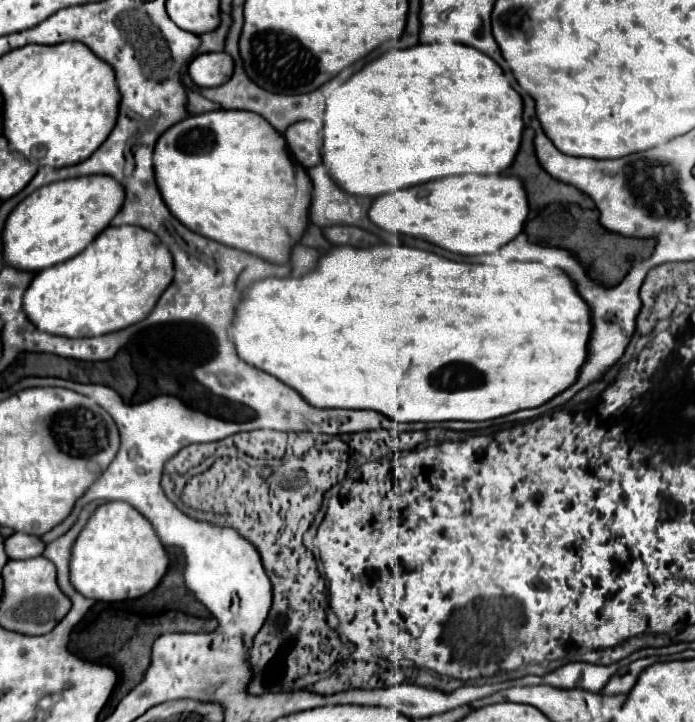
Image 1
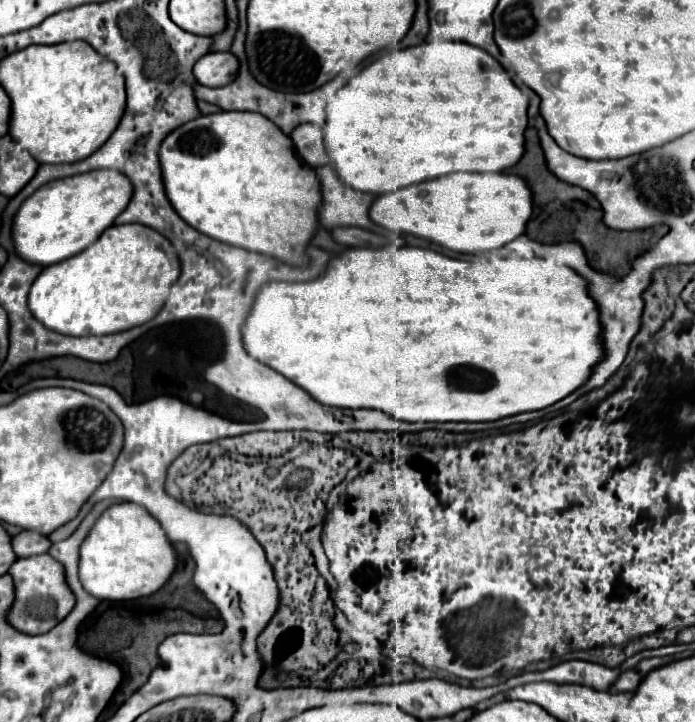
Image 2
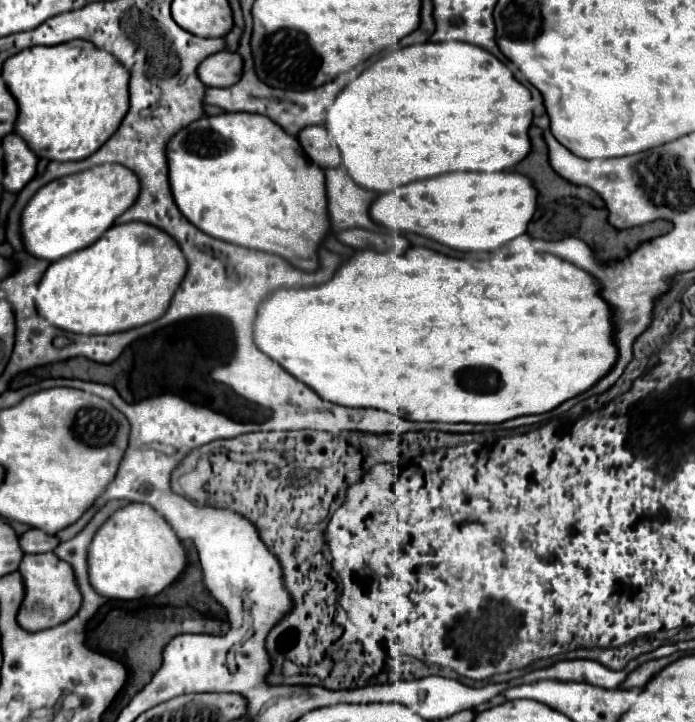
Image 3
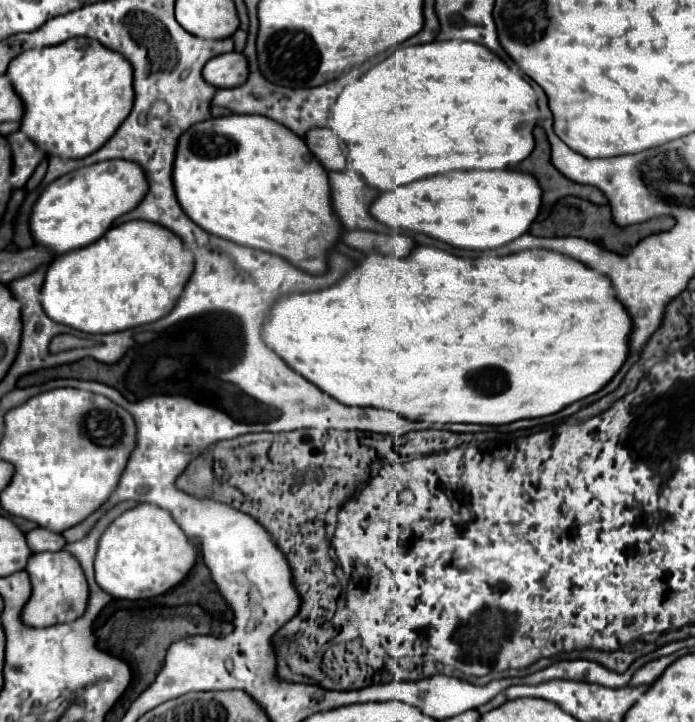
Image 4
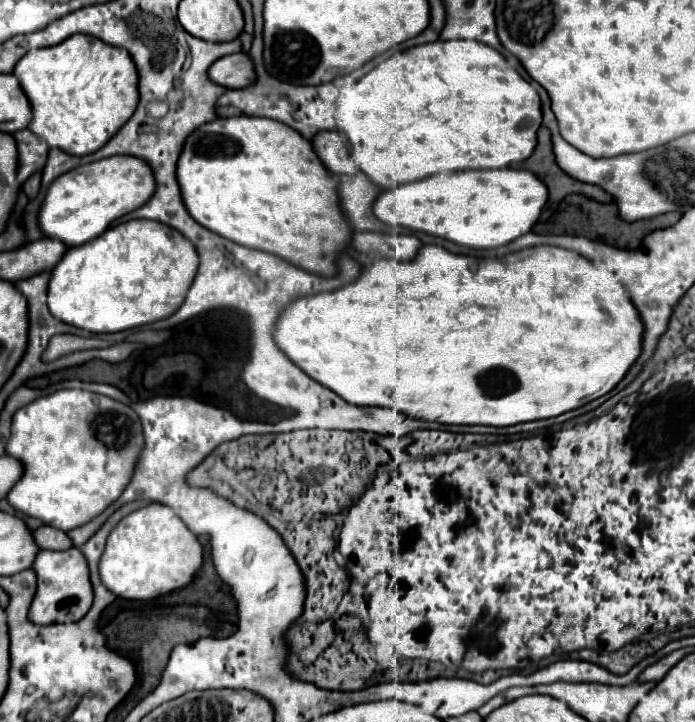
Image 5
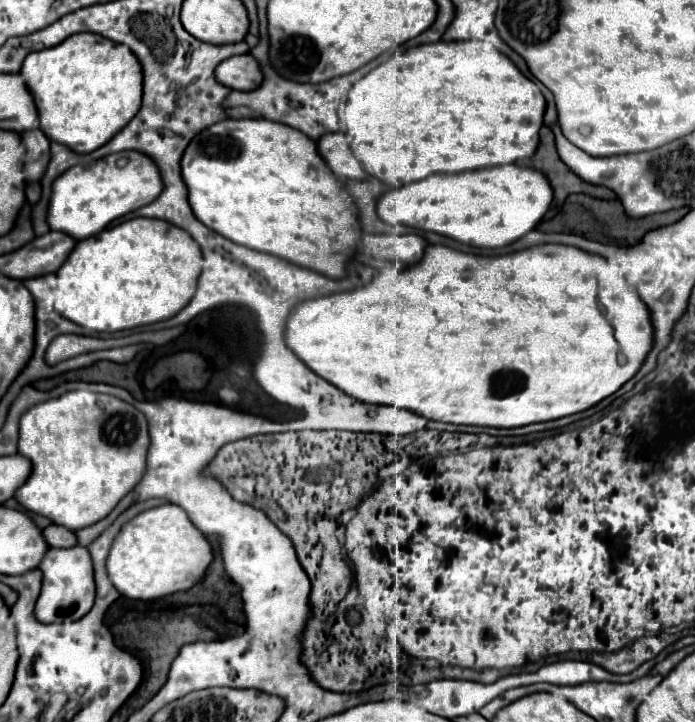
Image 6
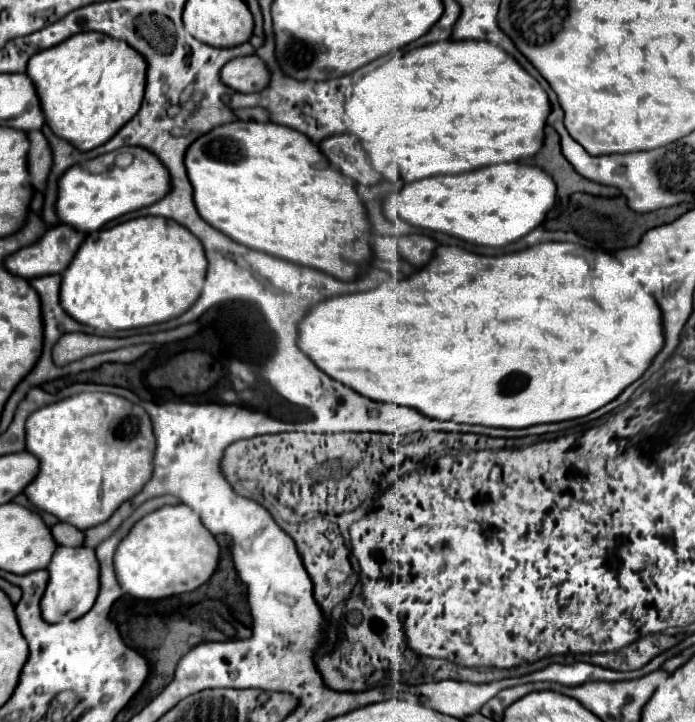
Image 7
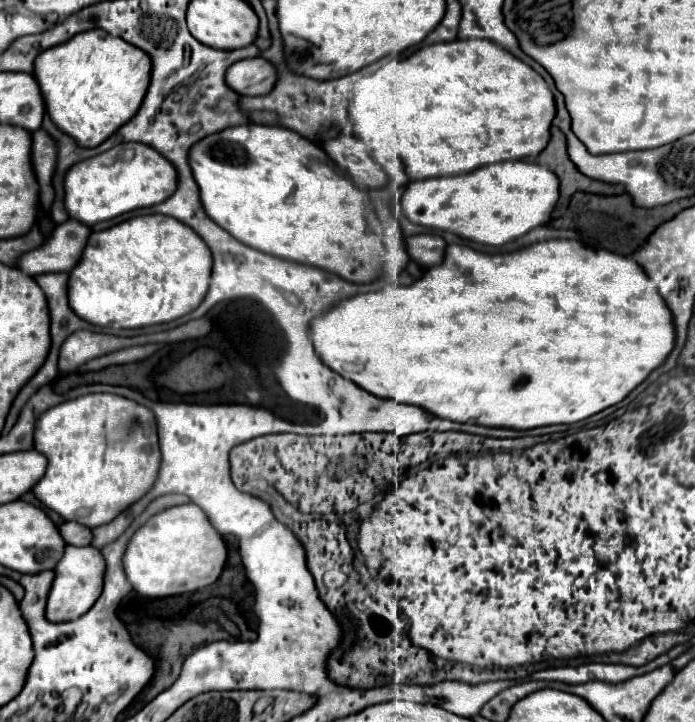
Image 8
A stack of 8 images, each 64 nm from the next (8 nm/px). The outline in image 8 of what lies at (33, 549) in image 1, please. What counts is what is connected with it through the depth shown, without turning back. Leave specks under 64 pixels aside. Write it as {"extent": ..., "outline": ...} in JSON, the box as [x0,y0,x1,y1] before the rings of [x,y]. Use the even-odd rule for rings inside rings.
{"extent":[58,522,92,546],"outline":[[[64,522],[62,526],[58,526],[58,532],[70,546],[88,546],[92,540],[92,532],[88,528],[72,522]]]}

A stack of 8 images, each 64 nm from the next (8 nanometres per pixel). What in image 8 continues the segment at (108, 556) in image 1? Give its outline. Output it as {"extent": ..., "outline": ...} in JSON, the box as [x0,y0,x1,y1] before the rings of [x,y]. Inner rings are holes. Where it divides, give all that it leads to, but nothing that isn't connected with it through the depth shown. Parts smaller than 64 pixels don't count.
{"extent":[122,504,226,598],"outline":[[[194,504],[172,506],[172,508],[166,508],[158,514],[154,514],[150,520],[146,520],[146,524],[142,524],[136,530],[136,534],[130,538],[130,542],[124,550],[124,556],[122,556],[122,568],[124,568],[124,574],[126,574],[132,590],[146,598],[164,598],[164,596],[196,592],[218,580],[218,576],[224,568],[224,562],[226,562],[226,546],[224,546],[220,534],[208,524],[208,518]]]}

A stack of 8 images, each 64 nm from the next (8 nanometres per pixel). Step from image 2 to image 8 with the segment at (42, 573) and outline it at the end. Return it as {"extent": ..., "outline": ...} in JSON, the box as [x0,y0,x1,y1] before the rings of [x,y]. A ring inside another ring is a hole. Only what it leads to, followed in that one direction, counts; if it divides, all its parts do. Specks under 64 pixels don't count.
{"extent":[46,546,104,622],"outline":[[[66,546],[64,556],[58,560],[54,568],[54,582],[46,602],[46,618],[50,622],[68,622],[86,614],[102,592],[102,580],[104,580],[104,558],[96,548]]]}

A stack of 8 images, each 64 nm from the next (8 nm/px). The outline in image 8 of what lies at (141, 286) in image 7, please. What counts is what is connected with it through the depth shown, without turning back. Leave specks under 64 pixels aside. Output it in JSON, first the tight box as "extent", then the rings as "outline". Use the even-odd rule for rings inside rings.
{"extent":[68,214,212,328],"outline":[[[160,214],[128,218],[108,230],[92,232],[78,264],[68,272],[68,304],[76,316],[100,328],[144,328],[172,322],[192,312],[210,282],[212,258],[208,246],[186,224]]]}

